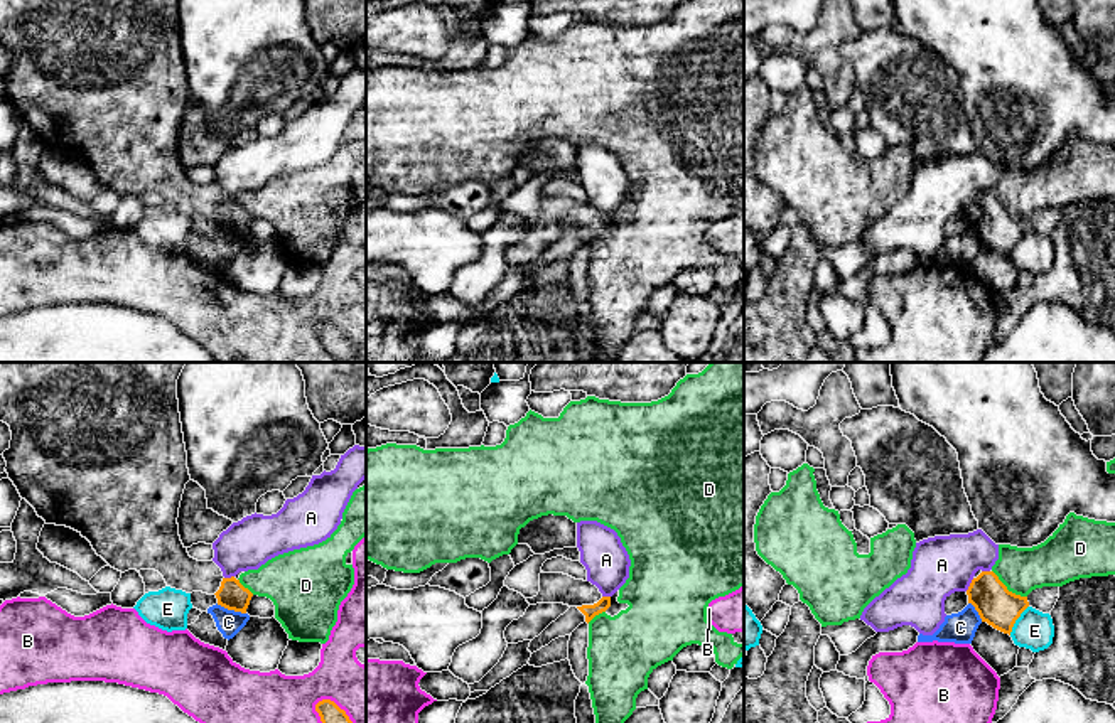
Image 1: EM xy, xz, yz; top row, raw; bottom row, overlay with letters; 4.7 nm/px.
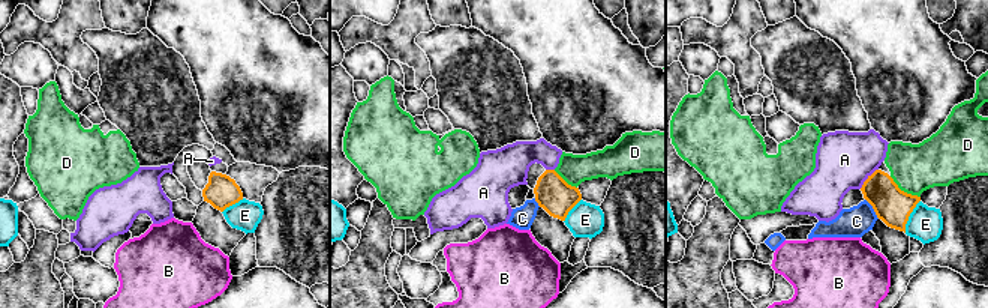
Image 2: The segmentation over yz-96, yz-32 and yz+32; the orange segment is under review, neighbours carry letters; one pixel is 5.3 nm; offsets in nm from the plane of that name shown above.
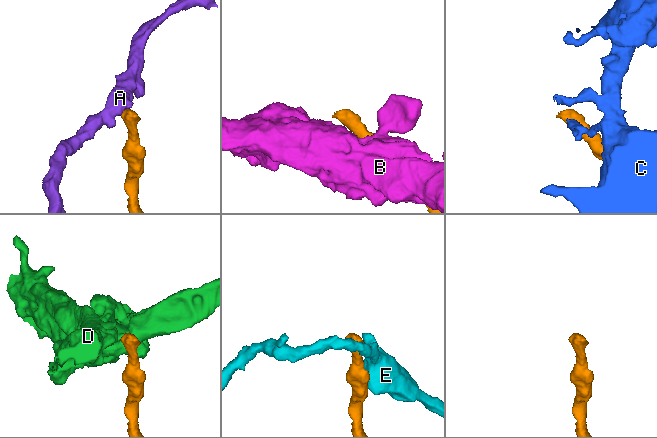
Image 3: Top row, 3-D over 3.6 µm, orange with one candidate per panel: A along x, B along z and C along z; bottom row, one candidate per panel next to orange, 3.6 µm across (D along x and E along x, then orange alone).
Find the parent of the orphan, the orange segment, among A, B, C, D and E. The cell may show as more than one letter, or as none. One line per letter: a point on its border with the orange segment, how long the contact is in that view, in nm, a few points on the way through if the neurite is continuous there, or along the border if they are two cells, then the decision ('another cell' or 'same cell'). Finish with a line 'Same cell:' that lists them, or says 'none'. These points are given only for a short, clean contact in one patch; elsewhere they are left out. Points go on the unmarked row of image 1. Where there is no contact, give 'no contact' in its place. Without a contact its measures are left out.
A: contact yz (970, 208); length 80 nm; border yz (974, 201), (965, 213); another cell
B: contact xy (344, 336); length 240 nm; another cell
C: contact xy (231, 231); length 150 nm; border xy (216, 226), (245, 236); another cell
D: contact yz (1006, 211); length 220 nm; border yz (992, 192), (1009, 213), (1026, 219); another cell
E: contact yz (1016, 241); length 170 nm; another cell
Same cell: none

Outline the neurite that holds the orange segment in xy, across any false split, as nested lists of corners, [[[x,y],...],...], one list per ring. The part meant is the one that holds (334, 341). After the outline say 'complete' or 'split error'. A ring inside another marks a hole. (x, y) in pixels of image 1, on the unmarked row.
[[[322,322],[315,327],[315,334],[320,339],[322,347],[341,361],[353,361],[354,359],[354,347],[334,324]]]; complete

